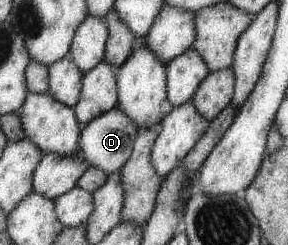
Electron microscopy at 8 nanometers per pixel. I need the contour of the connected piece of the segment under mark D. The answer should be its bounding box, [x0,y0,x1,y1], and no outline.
[81,108,138,175]

